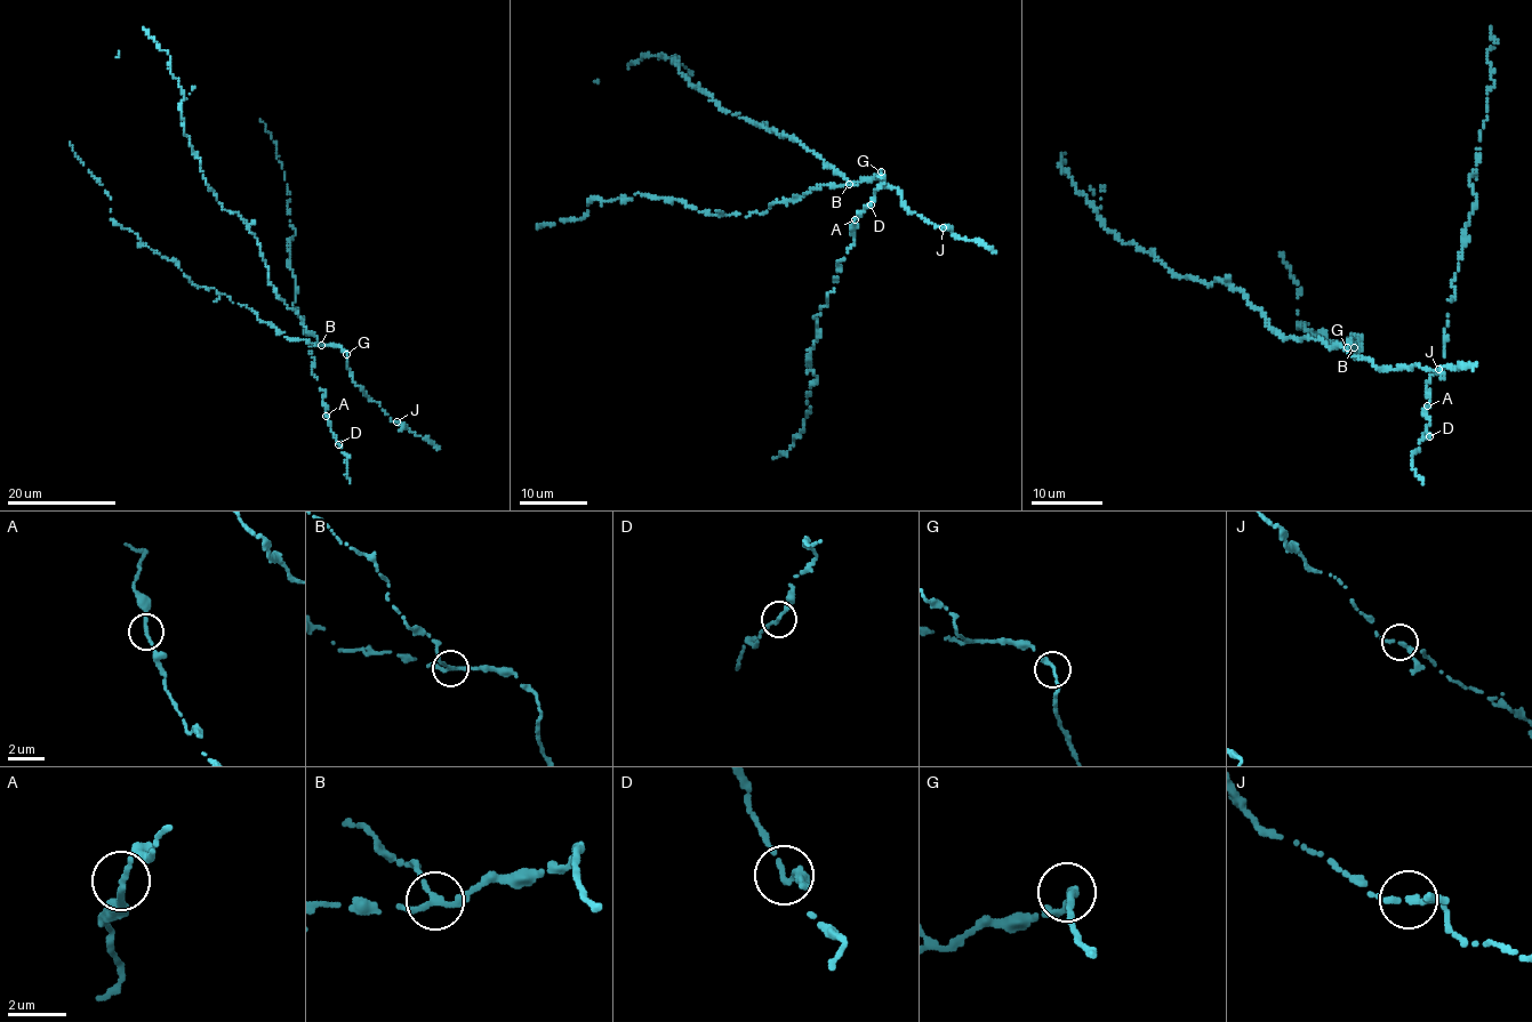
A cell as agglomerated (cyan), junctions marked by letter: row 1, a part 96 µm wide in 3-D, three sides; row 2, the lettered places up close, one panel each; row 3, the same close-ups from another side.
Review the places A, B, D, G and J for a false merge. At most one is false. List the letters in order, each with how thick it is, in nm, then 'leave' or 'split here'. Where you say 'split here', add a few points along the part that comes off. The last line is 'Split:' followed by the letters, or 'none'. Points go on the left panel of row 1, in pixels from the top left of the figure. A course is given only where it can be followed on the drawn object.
A: calibre 200 nm; leave
B: calibre 200 nm; split here
D: calibre 200 nm; leave
G: calibre 180 nm; leave
J: calibre 180 nm; leave
Split: B

